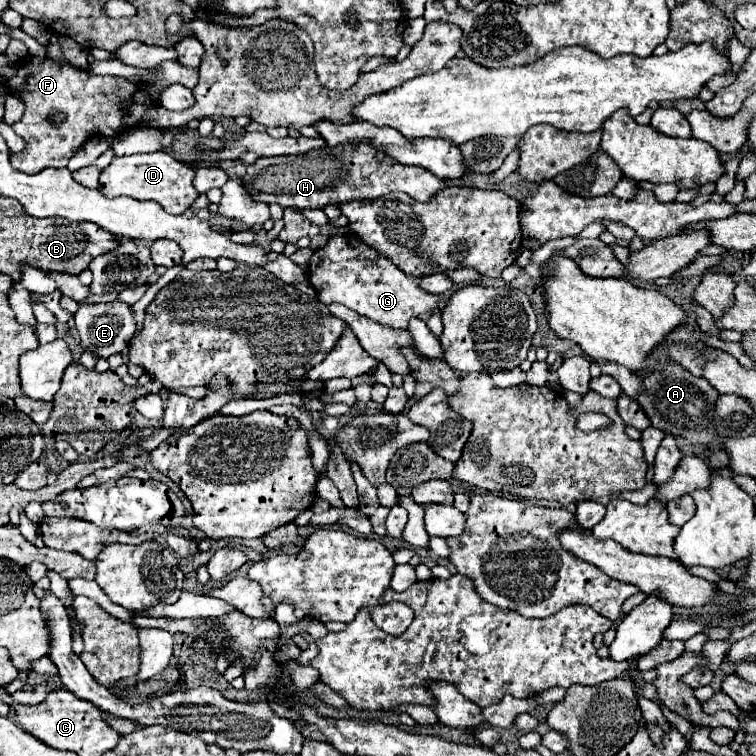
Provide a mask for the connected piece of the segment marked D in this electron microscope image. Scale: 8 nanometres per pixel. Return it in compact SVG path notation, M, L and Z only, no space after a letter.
M153 152L153 154L135 154L135 156L115 156L113 162L99 176L99 190L105 192L107 198L129 196L135 200L153 200L161 204L171 214L185 212L195 198L199 196L193 188L195 170L177 162L169 152Z

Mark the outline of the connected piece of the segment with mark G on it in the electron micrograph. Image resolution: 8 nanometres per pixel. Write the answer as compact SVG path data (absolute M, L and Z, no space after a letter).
M353 232L331 236L329 242L315 250L309 260L309 282L317 290L319 302L325 306L337 302L361 316L383 326L393 326L395 330L407 330L411 318L421 314L431 314L441 306L441 296L431 294L419 286L419 278L401 272L387 256L367 246Z

